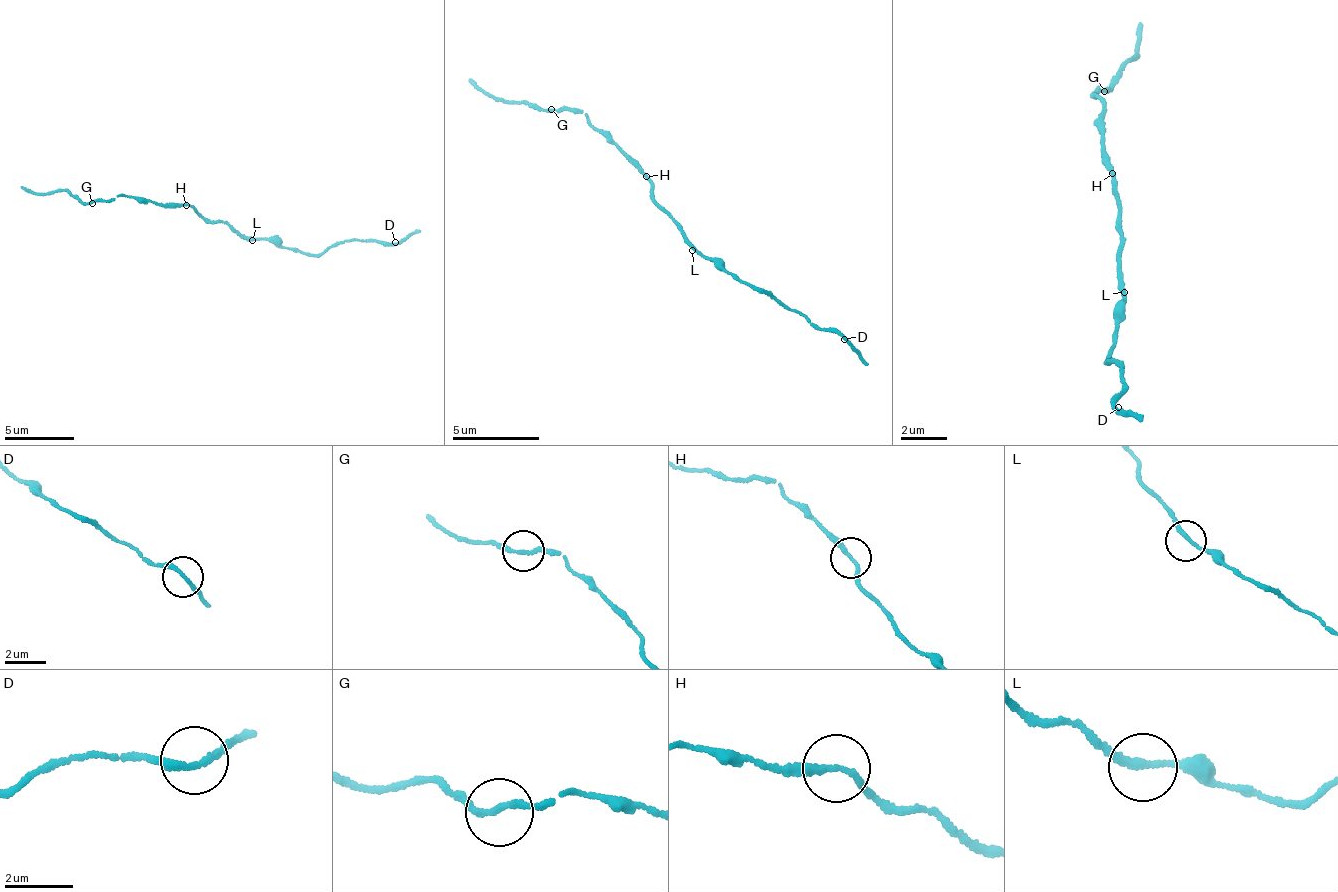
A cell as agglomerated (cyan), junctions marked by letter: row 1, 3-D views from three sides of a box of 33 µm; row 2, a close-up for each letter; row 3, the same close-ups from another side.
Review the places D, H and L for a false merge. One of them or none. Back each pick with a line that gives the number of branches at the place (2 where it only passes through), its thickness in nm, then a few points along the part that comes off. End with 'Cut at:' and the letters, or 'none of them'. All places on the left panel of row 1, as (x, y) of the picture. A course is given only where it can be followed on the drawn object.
Cut at: none of them

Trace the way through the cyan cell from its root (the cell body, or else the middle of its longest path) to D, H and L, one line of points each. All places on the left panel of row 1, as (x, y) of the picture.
D: (217, 221), (252, 237), (316, 255), (346, 241), (395, 242)
H: (217, 221), (185, 203)
L: (217, 221), (232, 226), (252, 240)

